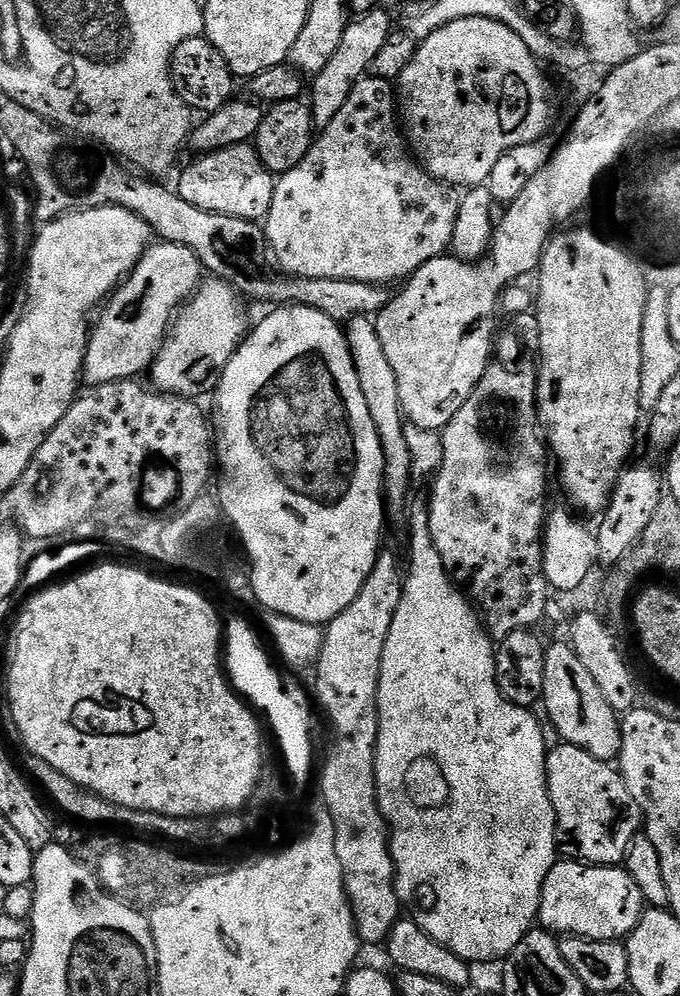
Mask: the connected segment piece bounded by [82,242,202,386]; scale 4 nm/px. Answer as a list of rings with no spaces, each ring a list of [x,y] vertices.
[[[167,242],[153,243],[142,254],[135,268],[120,281],[116,291],[104,301],[99,309],[88,333],[88,345],[84,347],[83,383],[91,386],[115,380],[131,380],[139,377],[142,371],[145,373],[156,359],[156,352],[161,344],[164,343],[164,337],[174,319],[174,313],[185,300],[191,297],[201,283],[200,259],[194,250]]]

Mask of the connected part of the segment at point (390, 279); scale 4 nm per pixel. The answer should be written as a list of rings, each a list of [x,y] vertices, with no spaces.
[[[369,75],[353,86],[346,98],[346,106],[342,106],[342,110],[338,110],[334,122],[325,124],[319,129],[306,158],[302,158],[302,162],[298,166],[294,166],[294,170],[283,173],[275,181],[275,185],[276,189],[272,195],[270,210],[262,227],[264,239],[268,241],[271,255],[274,257],[275,263],[276,260],[280,263],[279,271],[289,277],[302,280],[306,278],[338,278],[339,280],[392,286],[395,280],[407,281],[408,277],[413,276],[419,268],[426,266],[426,262],[430,262],[430,258],[438,258],[451,249],[454,218],[458,218],[461,193],[453,185],[434,179],[414,159],[413,153],[406,143],[401,121],[398,119],[398,100],[394,95],[393,85],[387,80],[380,80],[377,76]]]

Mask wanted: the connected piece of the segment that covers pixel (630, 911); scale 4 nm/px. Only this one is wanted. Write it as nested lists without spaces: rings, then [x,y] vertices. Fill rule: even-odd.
[[[571,858],[557,859],[542,886],[541,929],[553,934],[571,934],[585,940],[623,941],[646,911],[646,901],[634,878],[620,866],[585,864]]]

